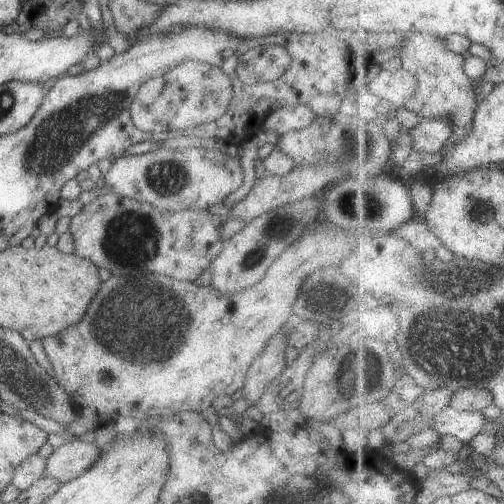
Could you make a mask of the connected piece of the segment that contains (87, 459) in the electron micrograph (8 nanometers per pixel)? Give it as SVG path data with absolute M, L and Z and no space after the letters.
M66 441L54 448L46 459L43 477L53 477L60 484L79 476L98 459L99 448L83 441Z

